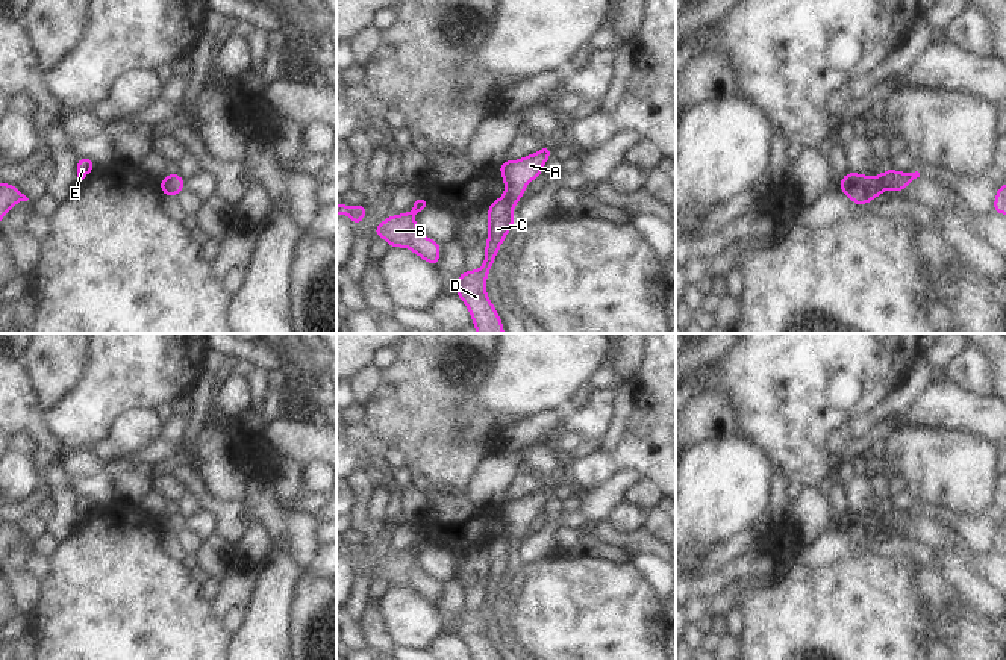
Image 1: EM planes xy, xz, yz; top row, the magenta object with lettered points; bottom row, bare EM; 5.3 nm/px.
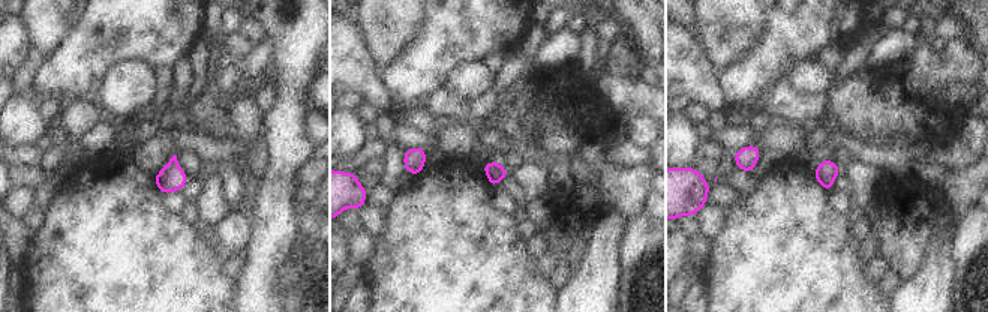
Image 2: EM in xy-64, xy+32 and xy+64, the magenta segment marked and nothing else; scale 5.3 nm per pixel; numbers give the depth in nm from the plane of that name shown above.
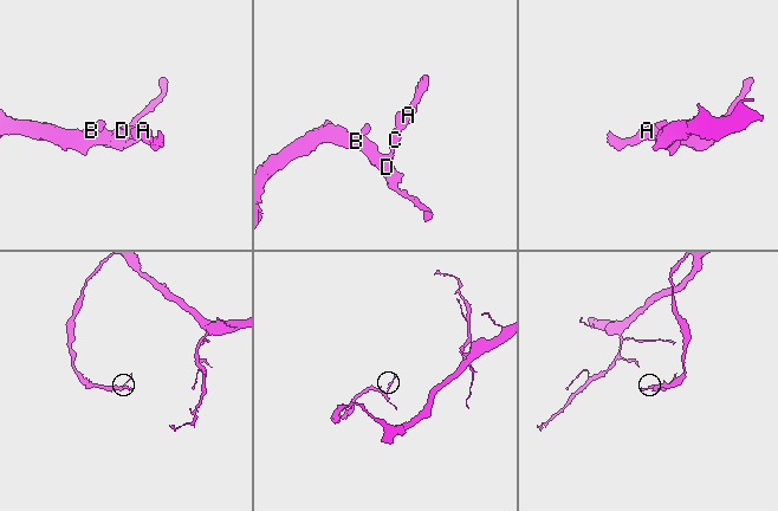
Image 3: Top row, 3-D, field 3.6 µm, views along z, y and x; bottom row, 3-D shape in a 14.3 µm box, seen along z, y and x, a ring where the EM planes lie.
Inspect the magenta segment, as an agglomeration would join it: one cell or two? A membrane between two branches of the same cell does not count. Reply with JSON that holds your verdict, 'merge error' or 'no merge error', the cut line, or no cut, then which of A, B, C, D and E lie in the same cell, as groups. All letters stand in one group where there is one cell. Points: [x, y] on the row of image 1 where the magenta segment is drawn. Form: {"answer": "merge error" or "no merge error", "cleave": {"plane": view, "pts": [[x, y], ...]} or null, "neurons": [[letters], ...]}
{"answer": "merge error", "cleave": {"plane": "yz", "pts": [[877, 176], [884, 188]]}, "neurons": [["A"], ["B", "C", "D", "E"]]}

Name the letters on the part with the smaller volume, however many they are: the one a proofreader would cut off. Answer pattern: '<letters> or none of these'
A.

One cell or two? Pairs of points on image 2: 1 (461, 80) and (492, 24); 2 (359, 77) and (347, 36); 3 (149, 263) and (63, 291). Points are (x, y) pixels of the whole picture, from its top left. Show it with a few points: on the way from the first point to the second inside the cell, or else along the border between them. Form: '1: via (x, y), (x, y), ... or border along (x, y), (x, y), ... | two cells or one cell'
1: border along (482, 59), (461, 62), (441, 84) | two cells
2: via (350, 66), (347, 63), (347, 47) | one cell
3: via (128, 284), (120, 291), (84, 291) | one cell

